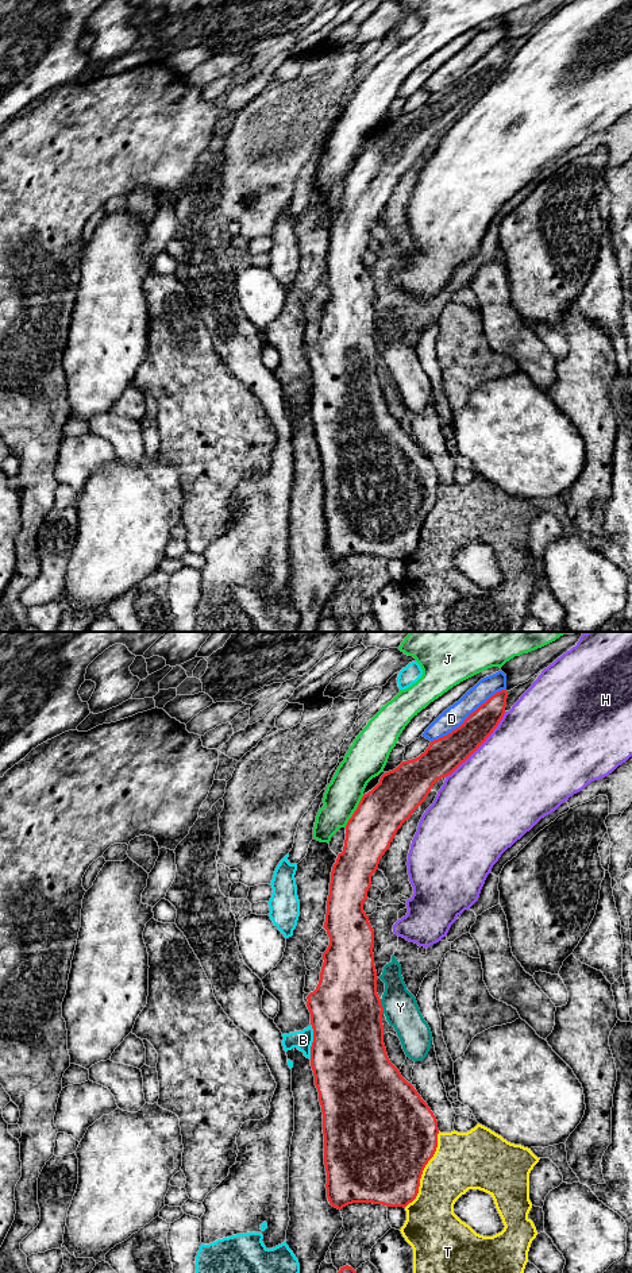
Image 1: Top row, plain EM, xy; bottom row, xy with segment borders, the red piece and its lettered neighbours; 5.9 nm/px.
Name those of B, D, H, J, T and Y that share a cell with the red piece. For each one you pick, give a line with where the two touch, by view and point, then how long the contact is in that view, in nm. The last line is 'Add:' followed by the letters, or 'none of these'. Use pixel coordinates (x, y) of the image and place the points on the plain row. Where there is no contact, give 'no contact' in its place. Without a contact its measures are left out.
Add: none of these

